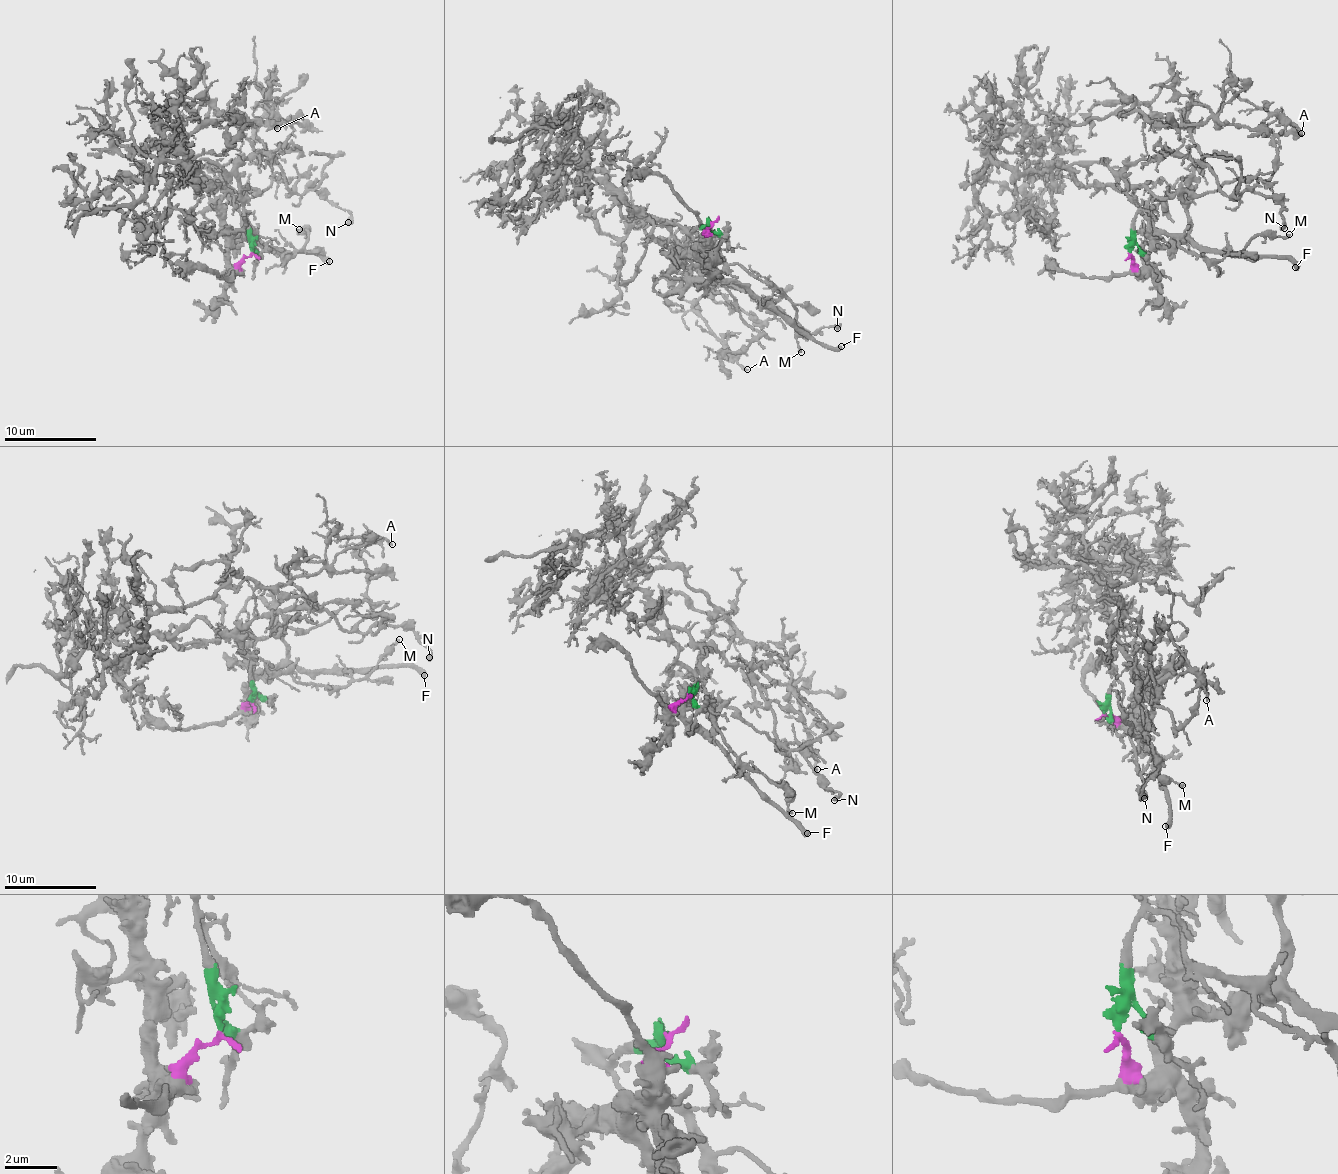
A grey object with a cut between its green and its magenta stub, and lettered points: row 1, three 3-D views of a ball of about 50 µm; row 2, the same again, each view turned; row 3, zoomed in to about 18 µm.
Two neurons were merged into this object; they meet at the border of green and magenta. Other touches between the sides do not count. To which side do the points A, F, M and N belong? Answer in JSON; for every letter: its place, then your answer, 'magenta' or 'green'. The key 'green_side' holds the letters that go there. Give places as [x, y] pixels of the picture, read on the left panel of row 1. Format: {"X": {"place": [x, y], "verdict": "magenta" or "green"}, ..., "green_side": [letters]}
{"A": {"place": [277, 128], "verdict": "green"}, "F": {"place": [329, 261], "verdict": "magenta"}, "M": {"place": [299, 229], "verdict": "green"}, "N": {"place": [348, 222], "verdict": "green"}, "green_side": ["A", "M", "N"]}

